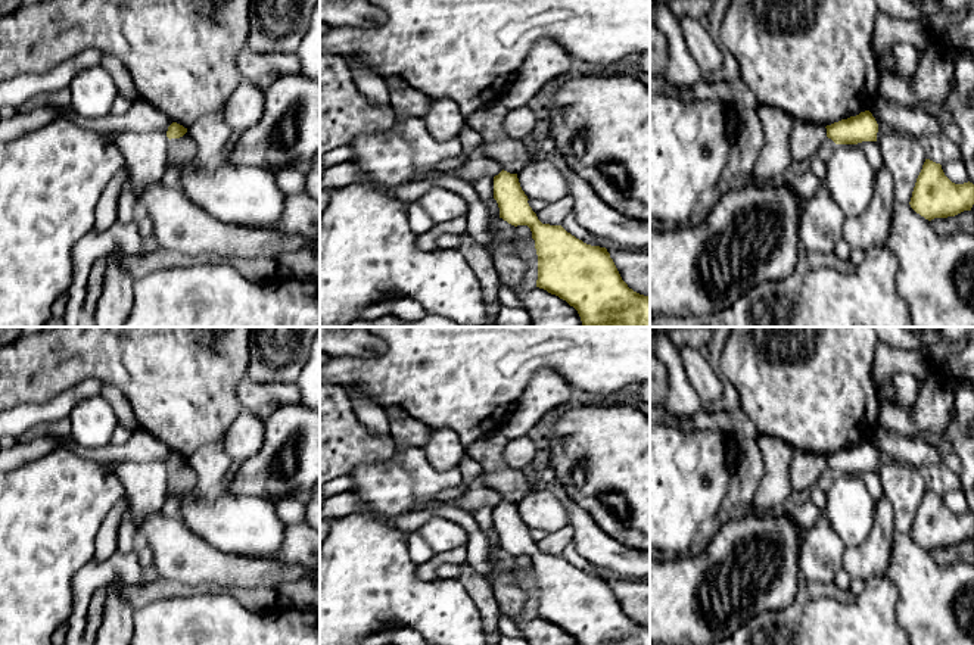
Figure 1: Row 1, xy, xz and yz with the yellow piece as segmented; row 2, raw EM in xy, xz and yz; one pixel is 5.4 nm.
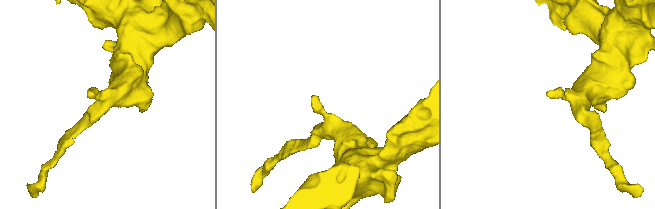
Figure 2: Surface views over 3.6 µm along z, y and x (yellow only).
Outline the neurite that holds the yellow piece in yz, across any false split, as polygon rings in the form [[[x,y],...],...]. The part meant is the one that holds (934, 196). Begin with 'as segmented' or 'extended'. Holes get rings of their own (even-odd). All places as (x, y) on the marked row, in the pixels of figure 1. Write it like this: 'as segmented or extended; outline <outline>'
as segmented; outline [[[925,159],[909,205],[928,221],[955,216],[964,211],[971,211],[974,184],[970,181],[964,184],[952,183],[945,175],[940,163]]]

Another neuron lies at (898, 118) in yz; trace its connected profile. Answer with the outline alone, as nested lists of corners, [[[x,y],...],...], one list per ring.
[[[881,97],[872,106],[872,116],[878,125],[884,125],[899,134],[909,134],[915,138],[942,133],[940,121],[936,116]]]

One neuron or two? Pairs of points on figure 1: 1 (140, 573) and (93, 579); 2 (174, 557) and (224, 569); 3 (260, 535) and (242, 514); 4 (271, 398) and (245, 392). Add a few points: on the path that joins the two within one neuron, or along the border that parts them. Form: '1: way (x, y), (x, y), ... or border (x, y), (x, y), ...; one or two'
1: way (128, 573), (105, 573); one
2: way (186, 558), (198, 566), (212, 569); one
3: way (255, 530), (243, 519); one
4: way (265, 398), (257, 398), (251, 393); one

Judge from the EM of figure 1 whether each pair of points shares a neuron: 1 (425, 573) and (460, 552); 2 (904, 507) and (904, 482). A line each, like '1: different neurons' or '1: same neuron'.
1: same neuron
2: same neuron

